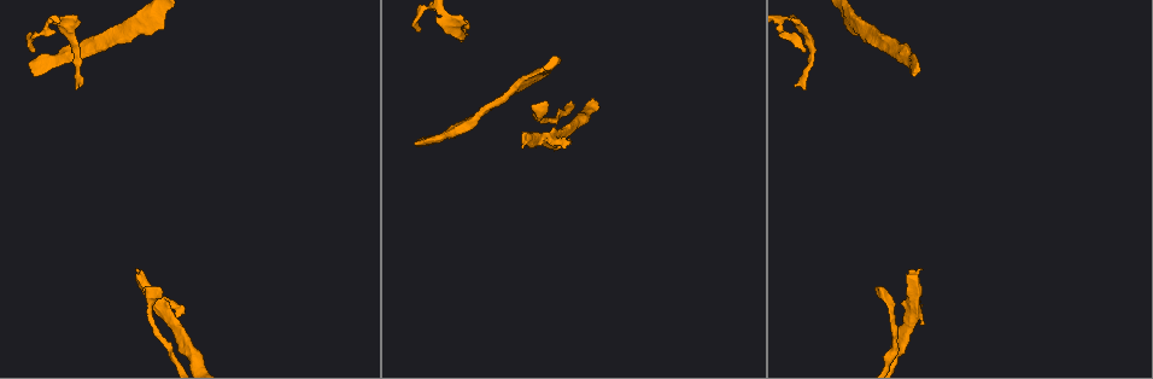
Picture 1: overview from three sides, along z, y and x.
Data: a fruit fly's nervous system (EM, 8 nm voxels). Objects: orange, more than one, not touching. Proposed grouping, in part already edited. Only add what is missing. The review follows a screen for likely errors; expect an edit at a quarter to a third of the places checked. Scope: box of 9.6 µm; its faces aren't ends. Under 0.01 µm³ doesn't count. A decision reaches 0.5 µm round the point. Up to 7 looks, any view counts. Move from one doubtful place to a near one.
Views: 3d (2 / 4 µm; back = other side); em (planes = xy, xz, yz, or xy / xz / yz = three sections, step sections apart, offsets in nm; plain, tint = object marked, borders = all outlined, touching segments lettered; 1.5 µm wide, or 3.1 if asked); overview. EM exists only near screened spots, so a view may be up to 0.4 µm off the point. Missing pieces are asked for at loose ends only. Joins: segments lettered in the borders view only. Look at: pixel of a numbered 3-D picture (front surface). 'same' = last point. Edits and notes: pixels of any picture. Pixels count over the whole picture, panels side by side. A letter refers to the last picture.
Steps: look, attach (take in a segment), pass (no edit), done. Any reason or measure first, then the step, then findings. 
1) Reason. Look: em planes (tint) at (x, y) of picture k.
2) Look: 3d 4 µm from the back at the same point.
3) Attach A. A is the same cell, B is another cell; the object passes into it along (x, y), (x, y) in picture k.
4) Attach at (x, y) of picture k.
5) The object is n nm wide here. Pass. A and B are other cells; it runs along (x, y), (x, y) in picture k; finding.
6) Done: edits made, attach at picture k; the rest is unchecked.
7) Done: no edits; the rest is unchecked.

Branch stops here. Look: em xz step 8 (borders) at (523, 147) of picture 1.

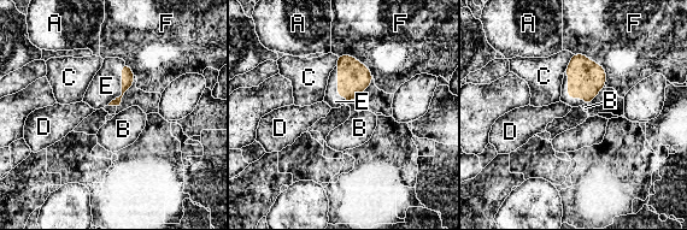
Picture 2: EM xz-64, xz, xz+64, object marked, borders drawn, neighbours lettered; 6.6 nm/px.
Another direction. Look: em planes (borders) at the same point.

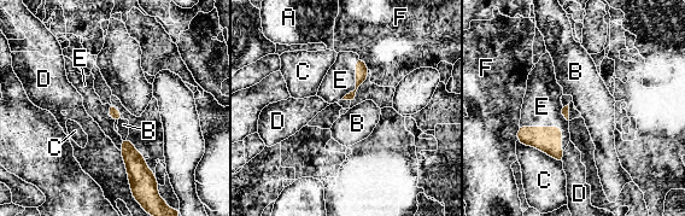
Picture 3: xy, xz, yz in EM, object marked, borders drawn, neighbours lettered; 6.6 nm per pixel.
Pass. A, B, C, D, E and F are other cells; a border runs along (126, 138), (122, 140) in picture 3; none of them fits.

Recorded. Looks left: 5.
Free end. Look: 3d 4 µm at (31, 71) of picture 1.

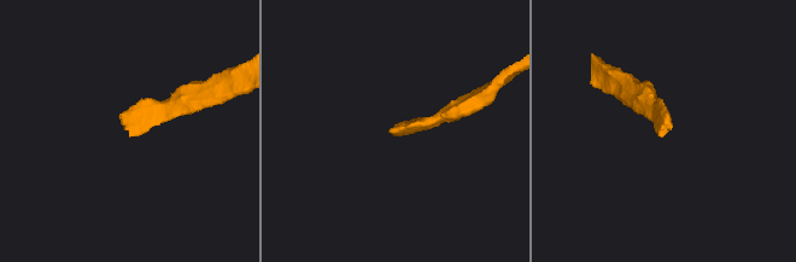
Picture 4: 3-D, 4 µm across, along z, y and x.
Shape alone is not enough. Look: em planes (borders) at (393, 135) of picture 4.

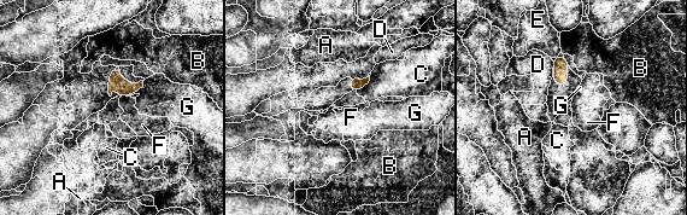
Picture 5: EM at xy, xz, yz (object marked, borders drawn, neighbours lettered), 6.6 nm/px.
Pass. A, B, C, D, E, F and G are other cells; a border runs along (121, 96), (125, 97) in picture 5; no lettered segment goes on from it.

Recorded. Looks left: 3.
Free end. Look: 3d 4 µm at (152, 31) of picture 1.

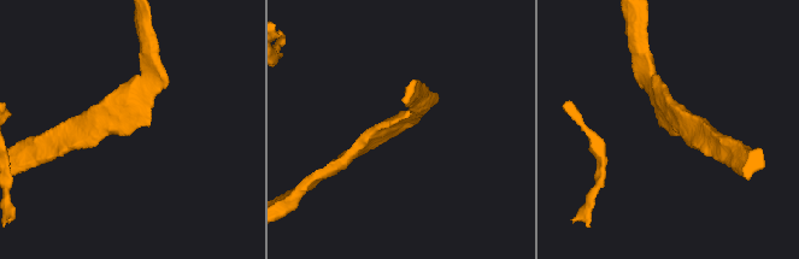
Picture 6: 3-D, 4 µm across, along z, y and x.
Shape alone is not enough. Look: em yz step 8 (borders) at (401, 128) of picture 6.

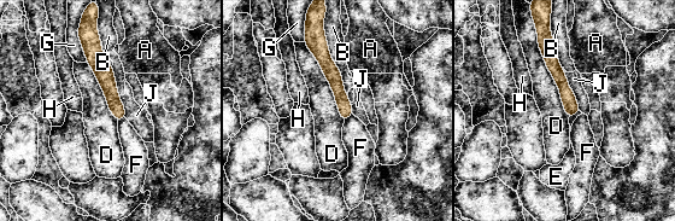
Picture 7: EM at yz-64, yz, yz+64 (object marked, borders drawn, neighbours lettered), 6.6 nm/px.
Cut it another way. Look: em xy step 4 (borders) at the same point.

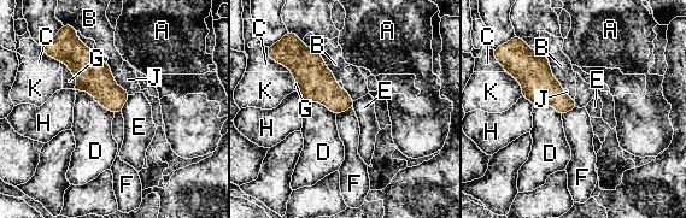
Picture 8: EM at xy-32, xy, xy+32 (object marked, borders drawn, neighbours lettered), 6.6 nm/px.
Pass. A, B, C, D, E, F, G, H, J and K are other cells; a border runs along (76, 92), (87, 92), (113, 113) in picture 8; none of them fits.

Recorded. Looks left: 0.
Done: no edits; the rest is unchecked.

